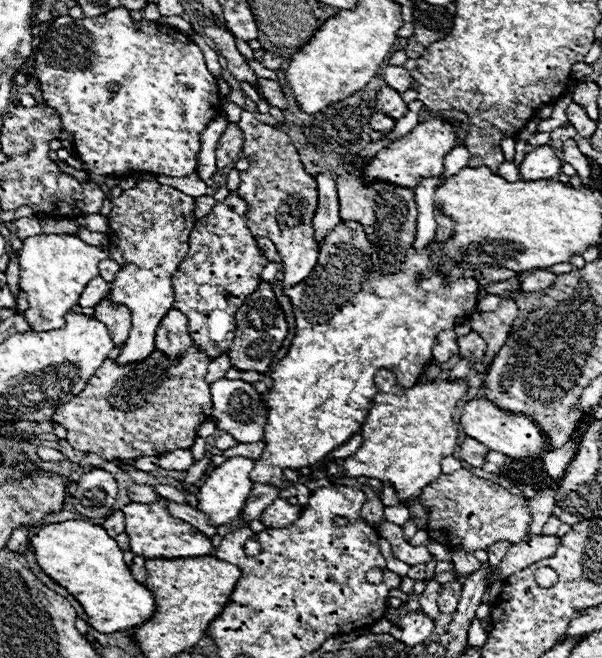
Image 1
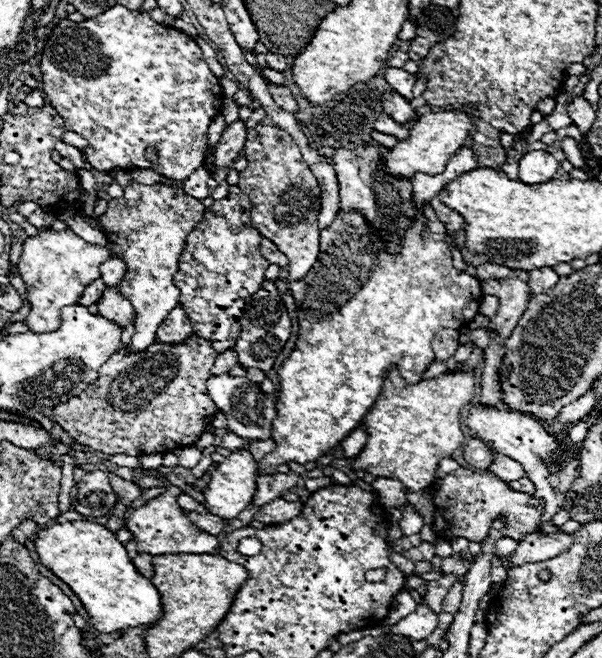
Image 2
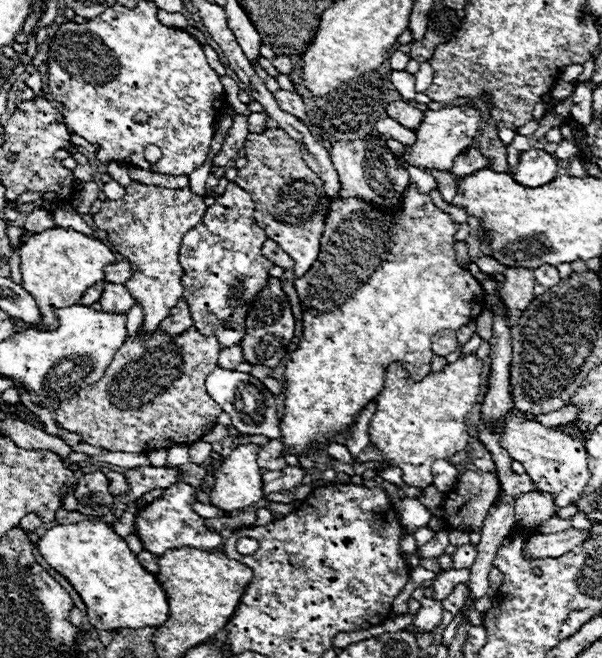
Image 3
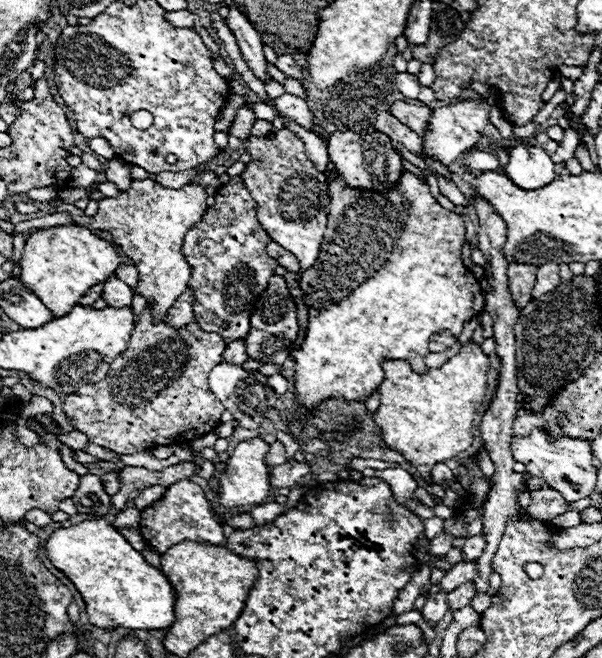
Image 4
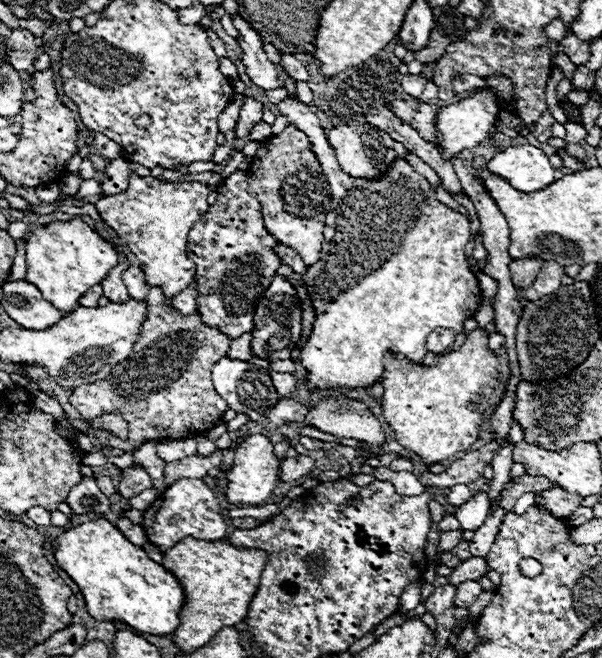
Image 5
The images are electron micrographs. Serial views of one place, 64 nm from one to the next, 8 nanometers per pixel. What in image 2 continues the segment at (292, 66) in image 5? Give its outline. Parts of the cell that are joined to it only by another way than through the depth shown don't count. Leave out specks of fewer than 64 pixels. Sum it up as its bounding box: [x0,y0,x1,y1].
[266,54,288,72]

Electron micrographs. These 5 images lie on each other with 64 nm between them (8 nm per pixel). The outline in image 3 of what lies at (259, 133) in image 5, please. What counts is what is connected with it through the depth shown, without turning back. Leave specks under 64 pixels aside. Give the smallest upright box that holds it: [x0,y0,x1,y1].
[248,113,267,133]

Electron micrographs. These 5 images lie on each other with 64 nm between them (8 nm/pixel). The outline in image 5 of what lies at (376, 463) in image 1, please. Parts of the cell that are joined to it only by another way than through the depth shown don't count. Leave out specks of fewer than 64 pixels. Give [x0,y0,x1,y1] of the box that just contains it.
[382,328,500,464]

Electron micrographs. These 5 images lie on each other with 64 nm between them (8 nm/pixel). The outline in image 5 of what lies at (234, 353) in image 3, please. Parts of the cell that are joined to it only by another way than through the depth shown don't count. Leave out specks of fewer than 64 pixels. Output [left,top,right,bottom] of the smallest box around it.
[226,332,254,360]

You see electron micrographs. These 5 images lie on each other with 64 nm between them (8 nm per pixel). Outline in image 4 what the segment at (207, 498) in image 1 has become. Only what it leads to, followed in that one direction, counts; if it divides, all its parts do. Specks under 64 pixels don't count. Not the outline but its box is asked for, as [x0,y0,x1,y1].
[220,436,270,508]

